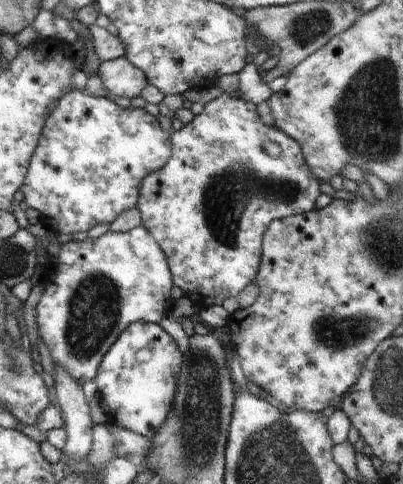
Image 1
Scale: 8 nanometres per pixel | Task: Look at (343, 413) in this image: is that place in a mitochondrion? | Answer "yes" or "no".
no

